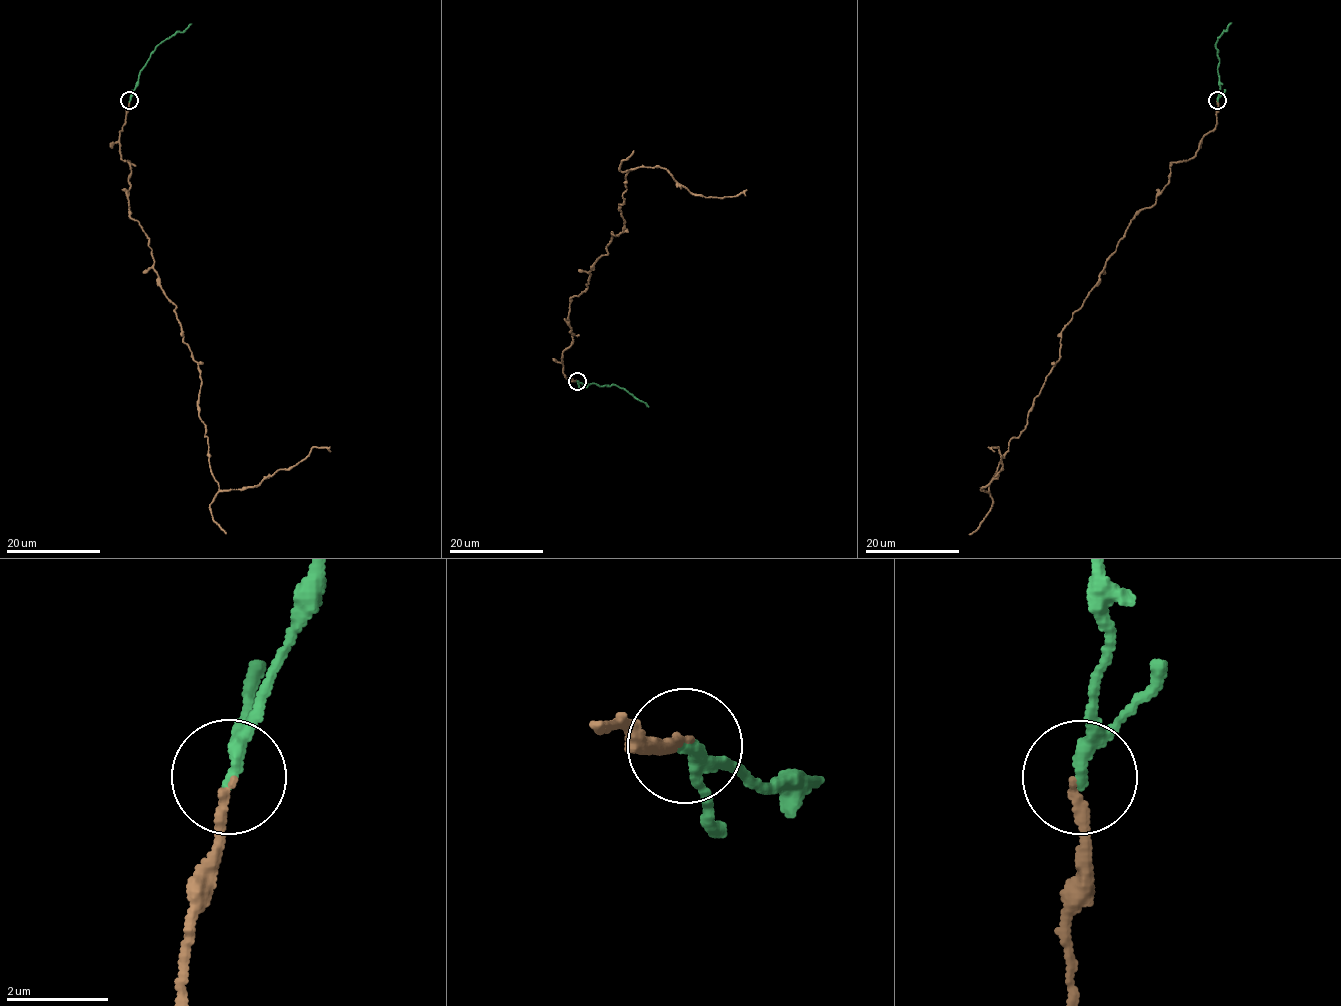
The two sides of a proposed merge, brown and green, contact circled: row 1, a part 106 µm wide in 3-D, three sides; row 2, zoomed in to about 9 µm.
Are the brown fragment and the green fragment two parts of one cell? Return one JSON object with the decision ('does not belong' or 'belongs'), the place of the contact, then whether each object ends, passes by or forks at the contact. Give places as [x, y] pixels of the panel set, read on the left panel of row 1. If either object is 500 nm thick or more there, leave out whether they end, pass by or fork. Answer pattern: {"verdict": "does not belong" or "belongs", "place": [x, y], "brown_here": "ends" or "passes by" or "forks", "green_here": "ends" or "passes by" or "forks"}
{"verdict": "belongs", "place": [129, 100], "brown_here": "ends", "green_here": "passes by"}

